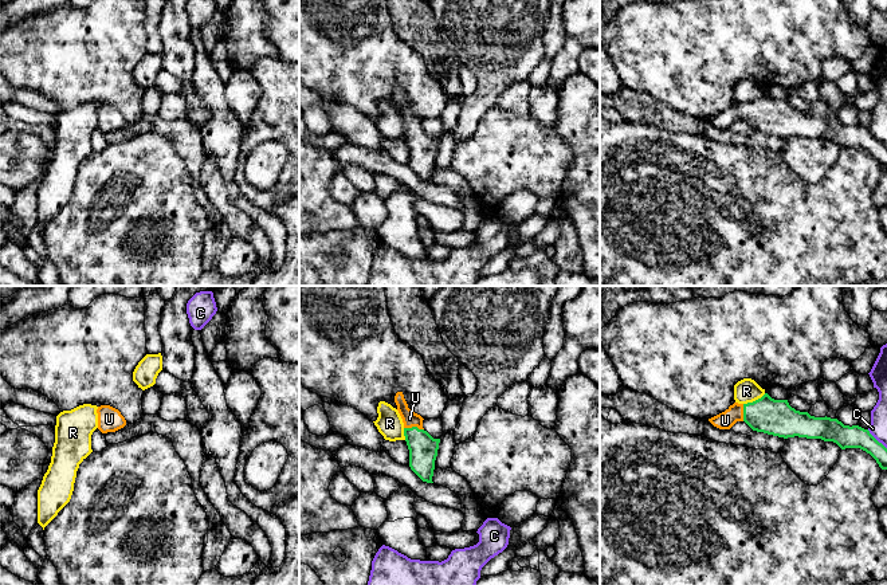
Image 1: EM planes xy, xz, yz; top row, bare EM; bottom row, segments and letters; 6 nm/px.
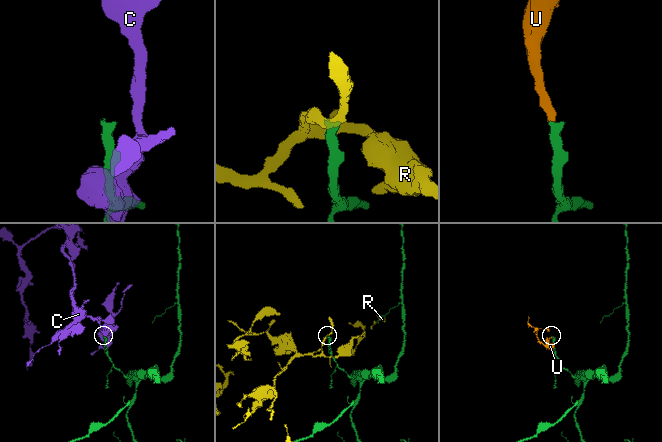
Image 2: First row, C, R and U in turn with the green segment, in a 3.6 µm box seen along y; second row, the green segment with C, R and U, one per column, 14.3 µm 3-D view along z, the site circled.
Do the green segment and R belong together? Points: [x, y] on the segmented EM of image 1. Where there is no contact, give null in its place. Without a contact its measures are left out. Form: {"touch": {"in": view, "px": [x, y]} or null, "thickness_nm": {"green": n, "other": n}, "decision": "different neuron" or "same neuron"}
{"touch": {"in": "yz", "px": [756, 400]}, "thickness_nm": {"green": 220, "other": 140}, "decision": "different neuron"}

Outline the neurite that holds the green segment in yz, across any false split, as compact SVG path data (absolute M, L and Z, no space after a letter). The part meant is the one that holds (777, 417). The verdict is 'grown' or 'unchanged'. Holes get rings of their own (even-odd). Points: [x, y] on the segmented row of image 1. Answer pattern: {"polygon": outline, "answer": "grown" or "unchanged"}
{"polygon": "M768 393L753 403L734 403L709 421L719 429L730 429L737 421L745 421L753 431L784 439L821 439L836 443L841 449L860 448L870 454L882 470L887 470L887 448L868 429L844 425L827 416L811 416L792 408L788 400L774 400Z", "answer": "grown"}

